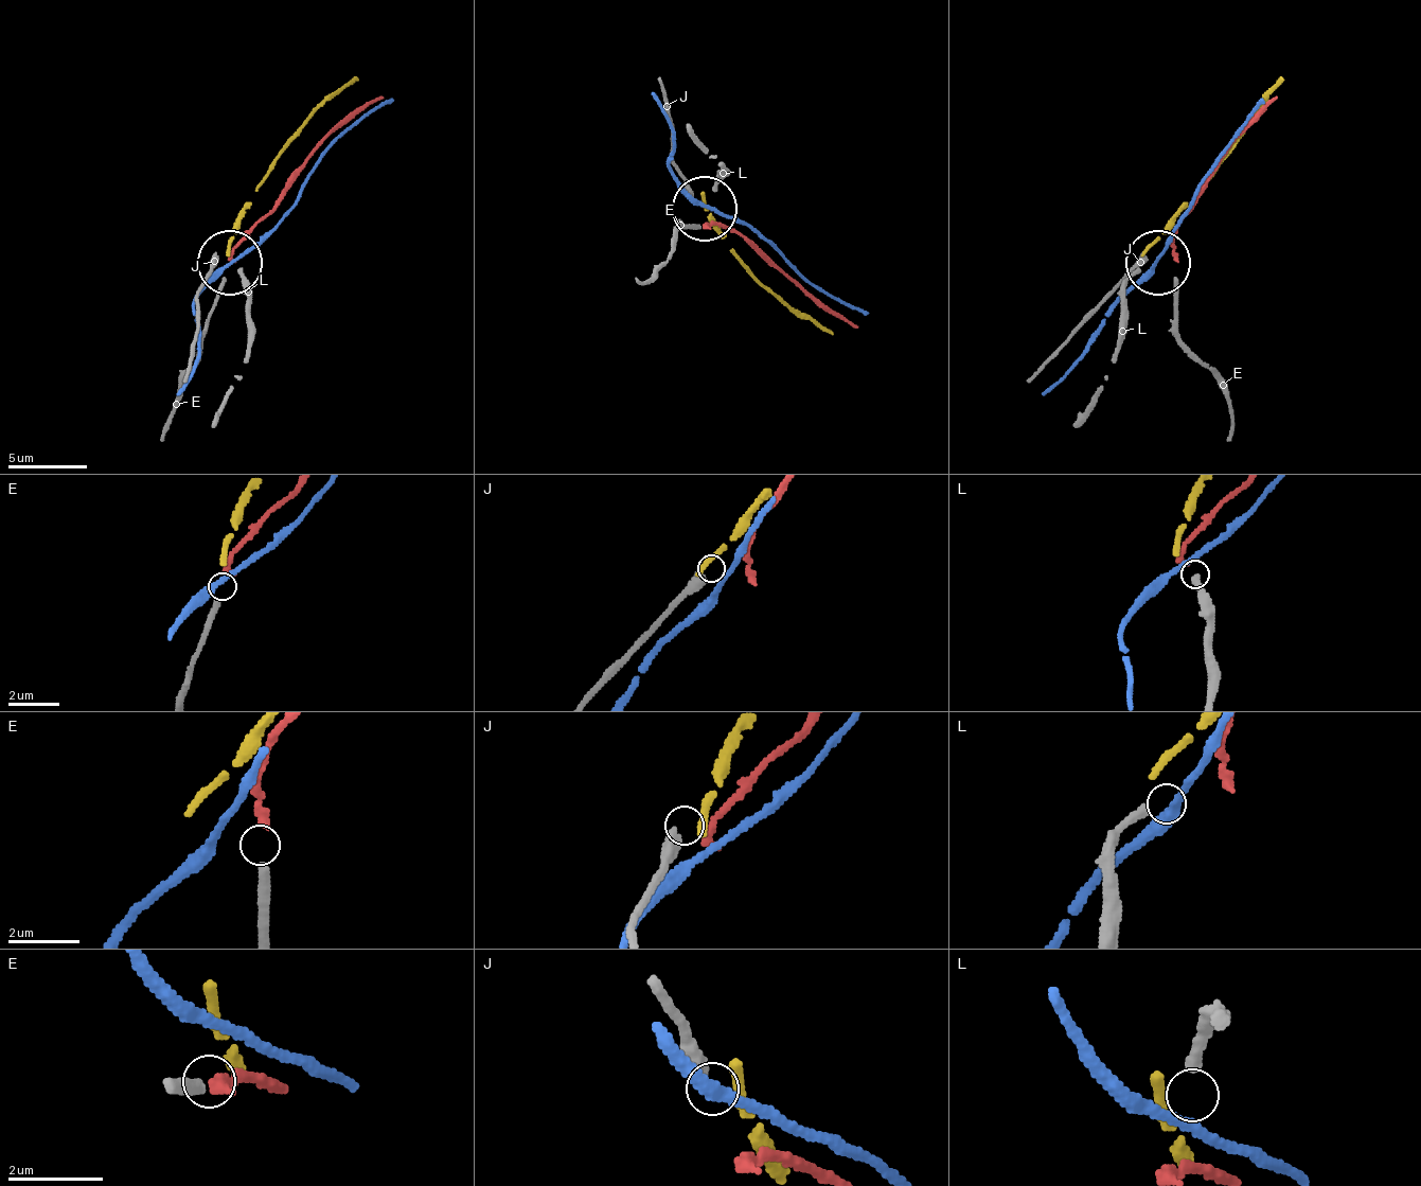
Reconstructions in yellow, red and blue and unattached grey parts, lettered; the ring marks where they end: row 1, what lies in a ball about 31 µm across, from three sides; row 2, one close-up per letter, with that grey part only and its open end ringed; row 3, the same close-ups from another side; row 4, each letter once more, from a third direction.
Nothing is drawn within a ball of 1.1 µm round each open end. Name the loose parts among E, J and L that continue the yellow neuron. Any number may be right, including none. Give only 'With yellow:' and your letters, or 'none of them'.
With yellow: none of them

